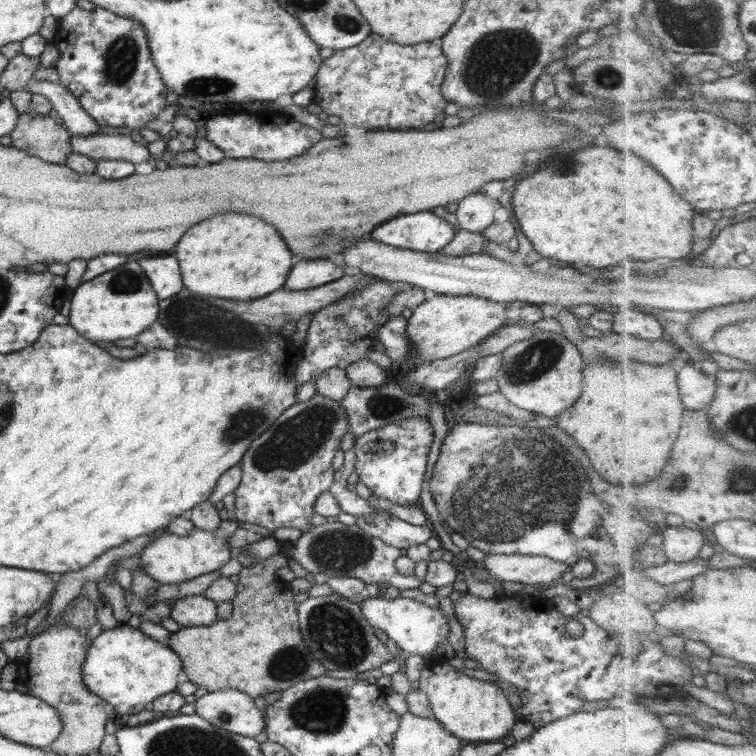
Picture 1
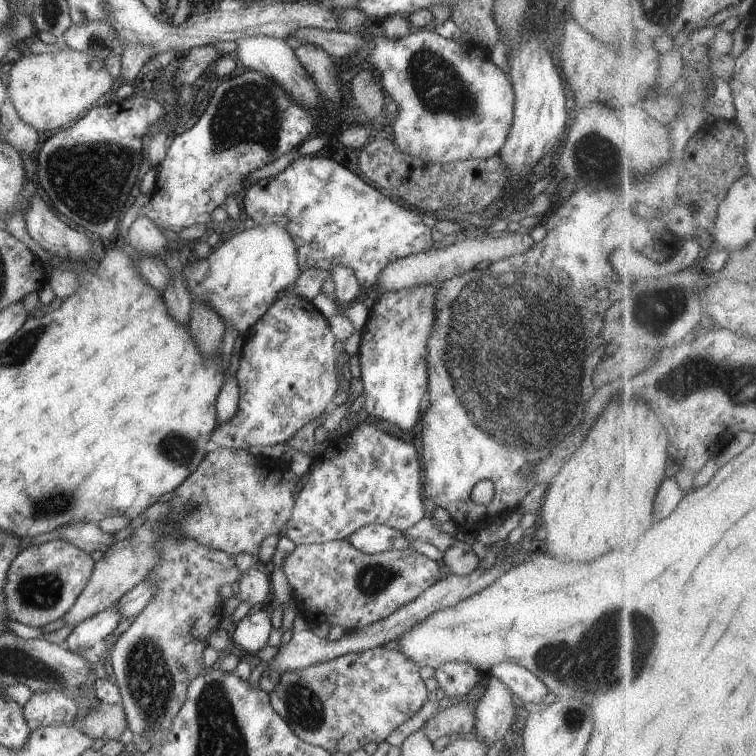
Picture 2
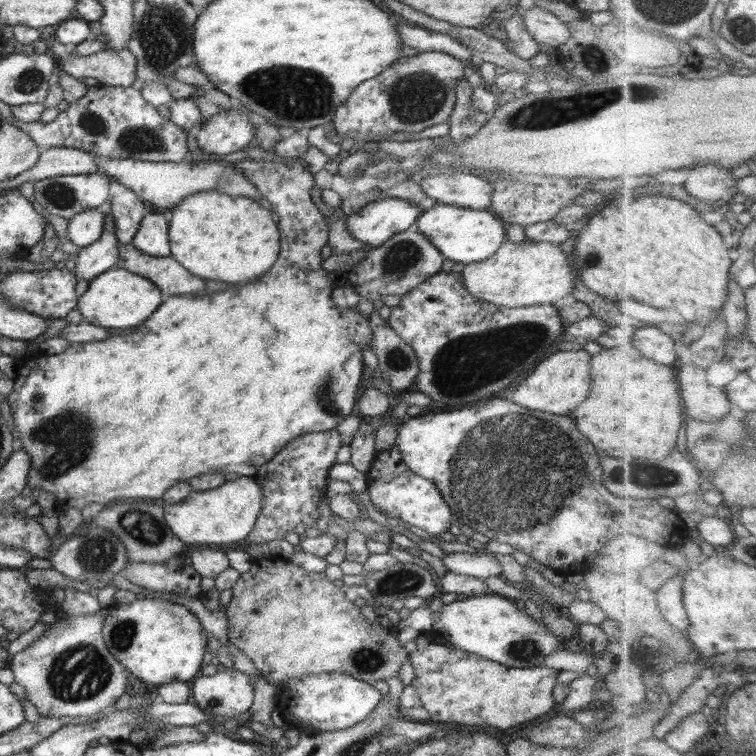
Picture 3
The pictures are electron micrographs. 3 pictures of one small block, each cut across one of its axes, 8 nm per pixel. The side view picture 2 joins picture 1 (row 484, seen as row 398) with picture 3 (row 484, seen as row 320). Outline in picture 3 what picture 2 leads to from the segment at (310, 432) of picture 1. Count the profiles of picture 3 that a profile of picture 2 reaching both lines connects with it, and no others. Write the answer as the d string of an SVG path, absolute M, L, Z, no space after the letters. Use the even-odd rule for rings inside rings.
M337 428L304 433L286 443L274 458L261 464L252 476L261 487L261 511L254 529L240 541L240 546L247 546L249 550L252 545L259 546L272 540L285 539L288 532L316 527L320 517L318 504L326 494L329 470L334 466L342 445Z

